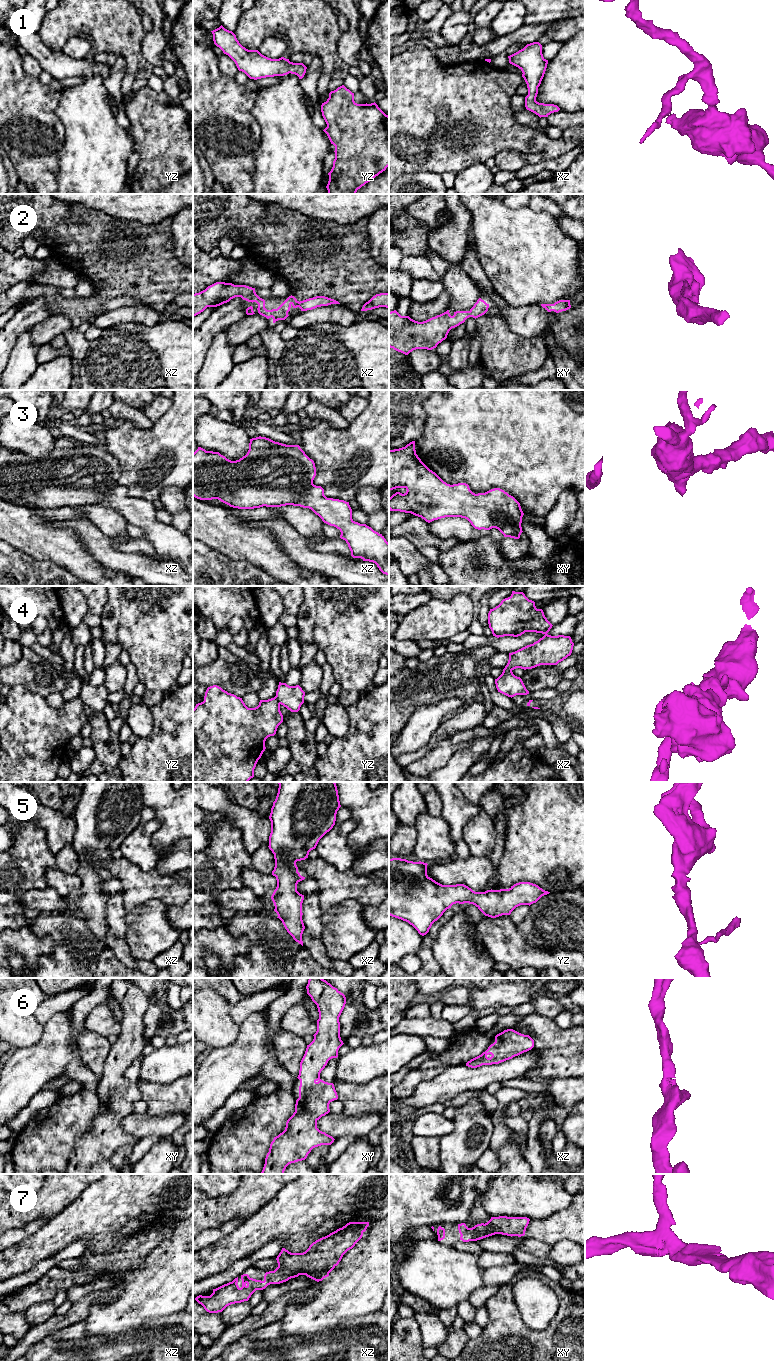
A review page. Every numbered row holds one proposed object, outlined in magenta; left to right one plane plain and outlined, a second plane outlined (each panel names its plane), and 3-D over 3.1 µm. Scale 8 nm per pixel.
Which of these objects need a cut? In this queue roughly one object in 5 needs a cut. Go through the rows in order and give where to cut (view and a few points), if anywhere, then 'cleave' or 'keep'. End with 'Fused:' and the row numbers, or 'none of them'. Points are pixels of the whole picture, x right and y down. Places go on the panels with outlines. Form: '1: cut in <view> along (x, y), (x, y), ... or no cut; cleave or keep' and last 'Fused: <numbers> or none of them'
1: no cut; keep
2: no cut; keep
3: no cut; keep
4: cut in xz along (504, 668), (511, 671); cleave
5: no cut; keep
6: no cut; keep
7: no cut; keep
Fused: 4

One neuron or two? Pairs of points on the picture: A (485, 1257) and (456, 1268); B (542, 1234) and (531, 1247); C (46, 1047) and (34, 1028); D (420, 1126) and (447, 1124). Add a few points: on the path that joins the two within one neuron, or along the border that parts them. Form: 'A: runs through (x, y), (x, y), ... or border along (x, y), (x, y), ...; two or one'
A: border along (478, 1255), (478, 1265), (484, 1270); two
B: border along (524, 1235), (550, 1246); two
C: border along (43, 1026), (41, 1037), (34, 1044), (19, 1048); two
D: runs through (427, 1125), (440, 1125); one

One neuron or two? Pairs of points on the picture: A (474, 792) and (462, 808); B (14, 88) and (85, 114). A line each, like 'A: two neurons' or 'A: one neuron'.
A: two neurons
B: two neurons

